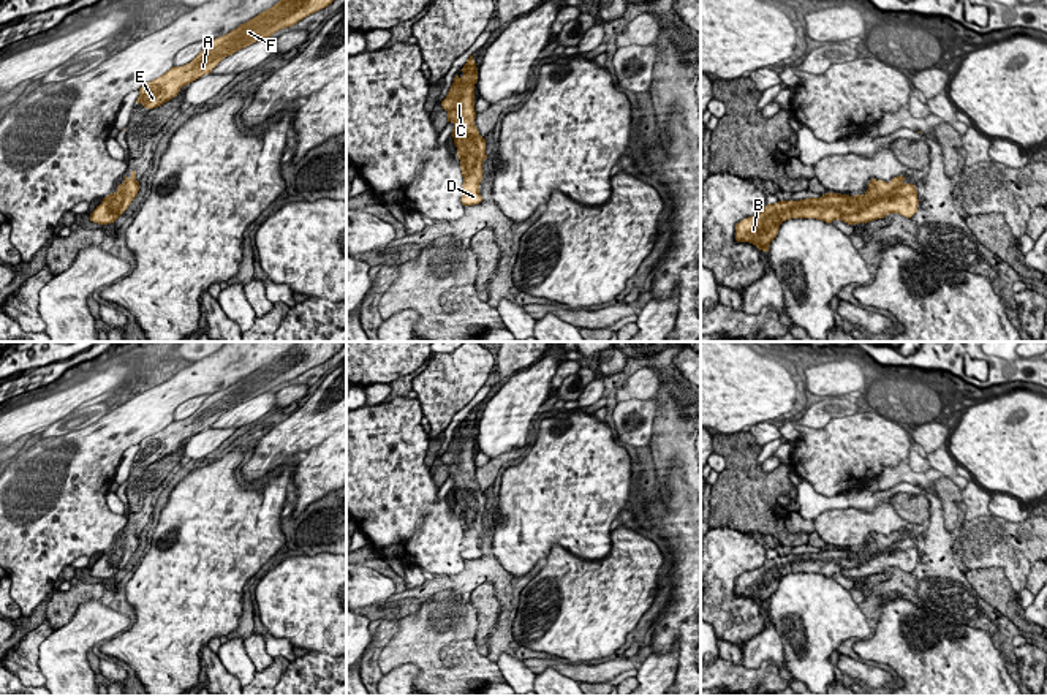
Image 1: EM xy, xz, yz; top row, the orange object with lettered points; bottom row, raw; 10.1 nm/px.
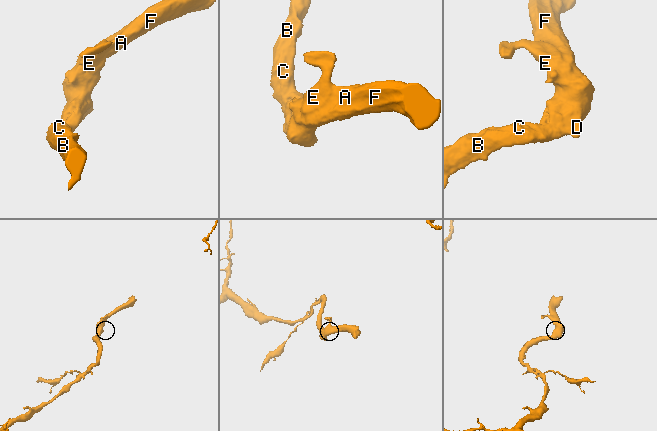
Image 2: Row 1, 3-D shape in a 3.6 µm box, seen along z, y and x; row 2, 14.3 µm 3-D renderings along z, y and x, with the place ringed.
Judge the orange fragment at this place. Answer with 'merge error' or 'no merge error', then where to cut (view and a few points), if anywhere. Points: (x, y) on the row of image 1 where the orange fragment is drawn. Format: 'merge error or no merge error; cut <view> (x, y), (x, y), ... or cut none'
no merge error; cut none

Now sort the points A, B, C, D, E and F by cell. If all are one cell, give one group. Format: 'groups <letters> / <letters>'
groups A B C D E F

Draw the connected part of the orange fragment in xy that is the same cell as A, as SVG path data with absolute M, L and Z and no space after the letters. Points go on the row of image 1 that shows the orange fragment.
M280 0L272 8L240 24L229 33L210 40L190 63L172 66L160 78L146 82L139 89L136 103L141 103L147 109L161 106L177 96L183 85L212 73L225 57L259 40L269 38L282 28L293 27L304 17L329 6L332 2L334 0Z

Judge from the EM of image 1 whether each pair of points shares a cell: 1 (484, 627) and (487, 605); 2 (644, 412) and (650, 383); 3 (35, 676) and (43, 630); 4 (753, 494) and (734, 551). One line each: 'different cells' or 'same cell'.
1: same cell
2: different cells
3: same cell
4: different cells

